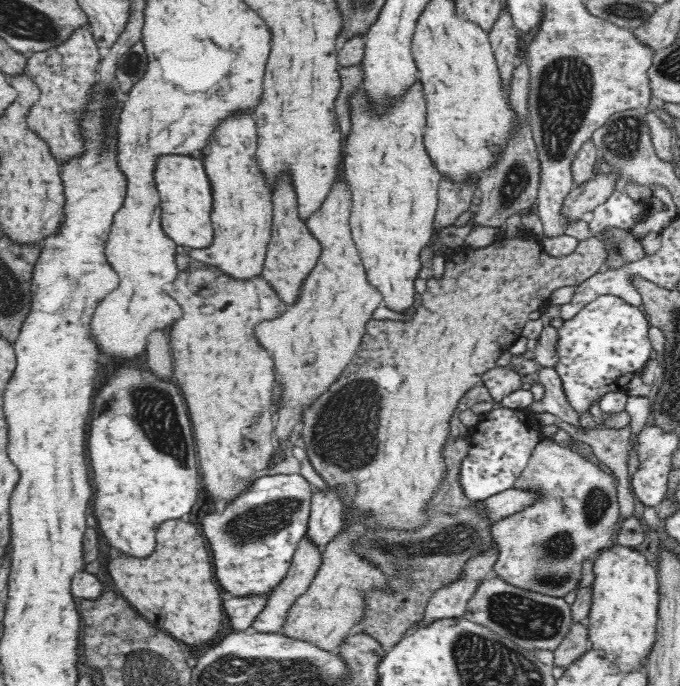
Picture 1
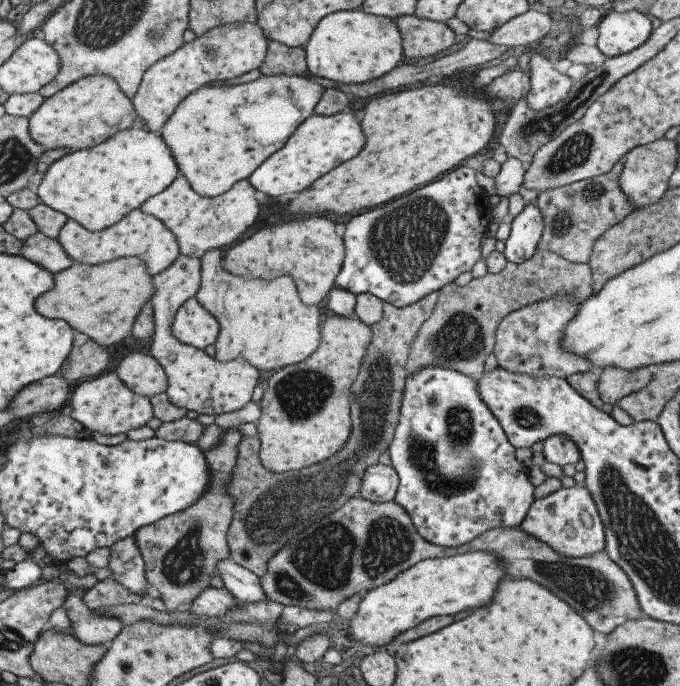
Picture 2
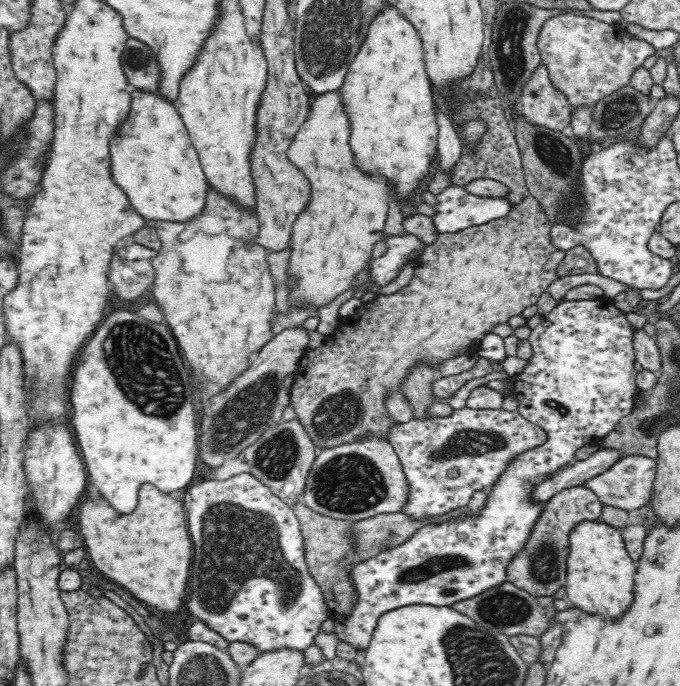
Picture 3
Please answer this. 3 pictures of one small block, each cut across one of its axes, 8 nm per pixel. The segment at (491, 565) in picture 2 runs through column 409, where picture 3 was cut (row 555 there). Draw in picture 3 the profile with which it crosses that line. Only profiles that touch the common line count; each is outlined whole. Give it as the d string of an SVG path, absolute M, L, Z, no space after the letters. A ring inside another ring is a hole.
M600 520L580 521L572 527L568 537L568 558L566 558L566 593L573 605L588 612L604 612L618 616L628 608L634 596L636 568L625 548L621 530Z

